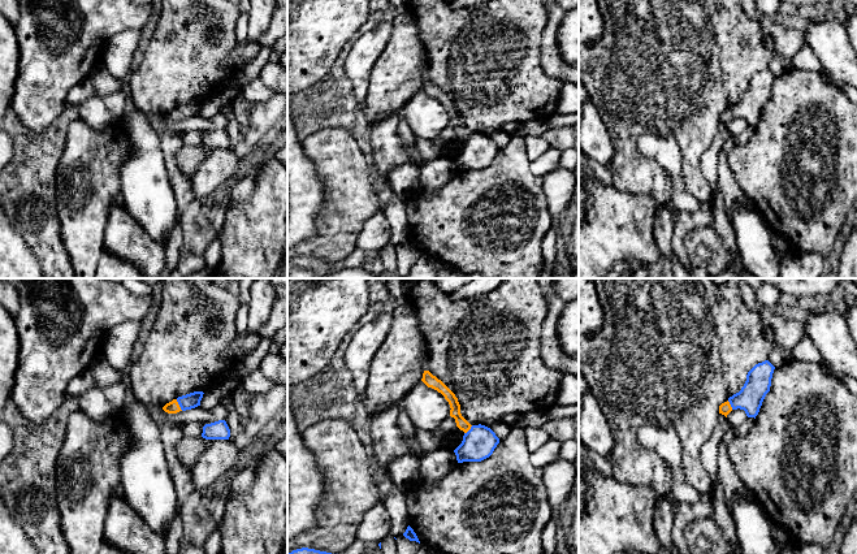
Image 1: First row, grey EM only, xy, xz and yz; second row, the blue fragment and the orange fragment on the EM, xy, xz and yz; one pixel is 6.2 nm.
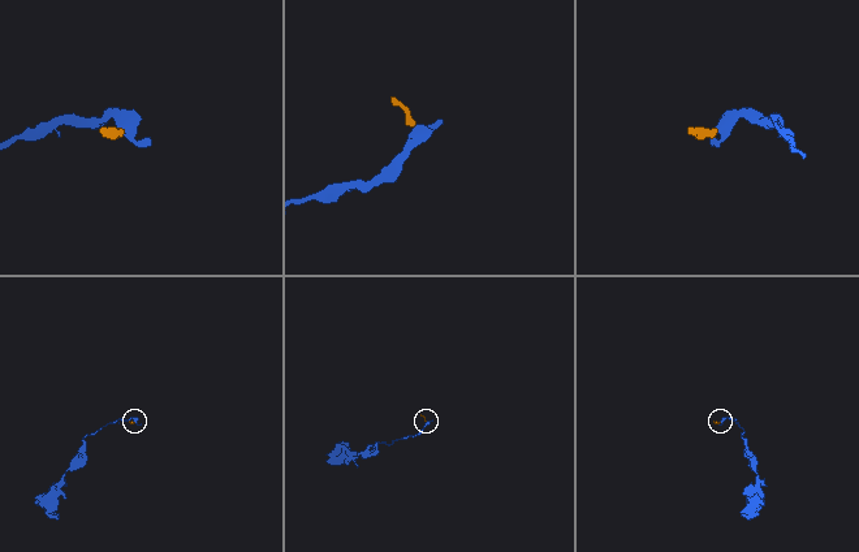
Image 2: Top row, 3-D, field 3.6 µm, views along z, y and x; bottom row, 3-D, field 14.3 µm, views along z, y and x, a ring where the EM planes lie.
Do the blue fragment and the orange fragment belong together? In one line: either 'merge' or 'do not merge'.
merge

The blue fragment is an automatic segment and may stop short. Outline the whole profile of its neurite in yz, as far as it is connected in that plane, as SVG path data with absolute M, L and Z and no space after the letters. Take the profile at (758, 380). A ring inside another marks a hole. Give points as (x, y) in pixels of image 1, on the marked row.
M765 360L756 364L746 375L746 381L741 390L719 406L719 414L727 415L732 410L744 410L748 417L758 415L766 394L770 391L771 378L775 367Z

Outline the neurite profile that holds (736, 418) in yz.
M732 410L727 415L728 424L731 425L732 429L739 428L745 420L748 419L746 414L744 410Z

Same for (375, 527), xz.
M380 502L372 506L358 527L358 540L367 544L380 544L390 534L390 519L386 508Z

